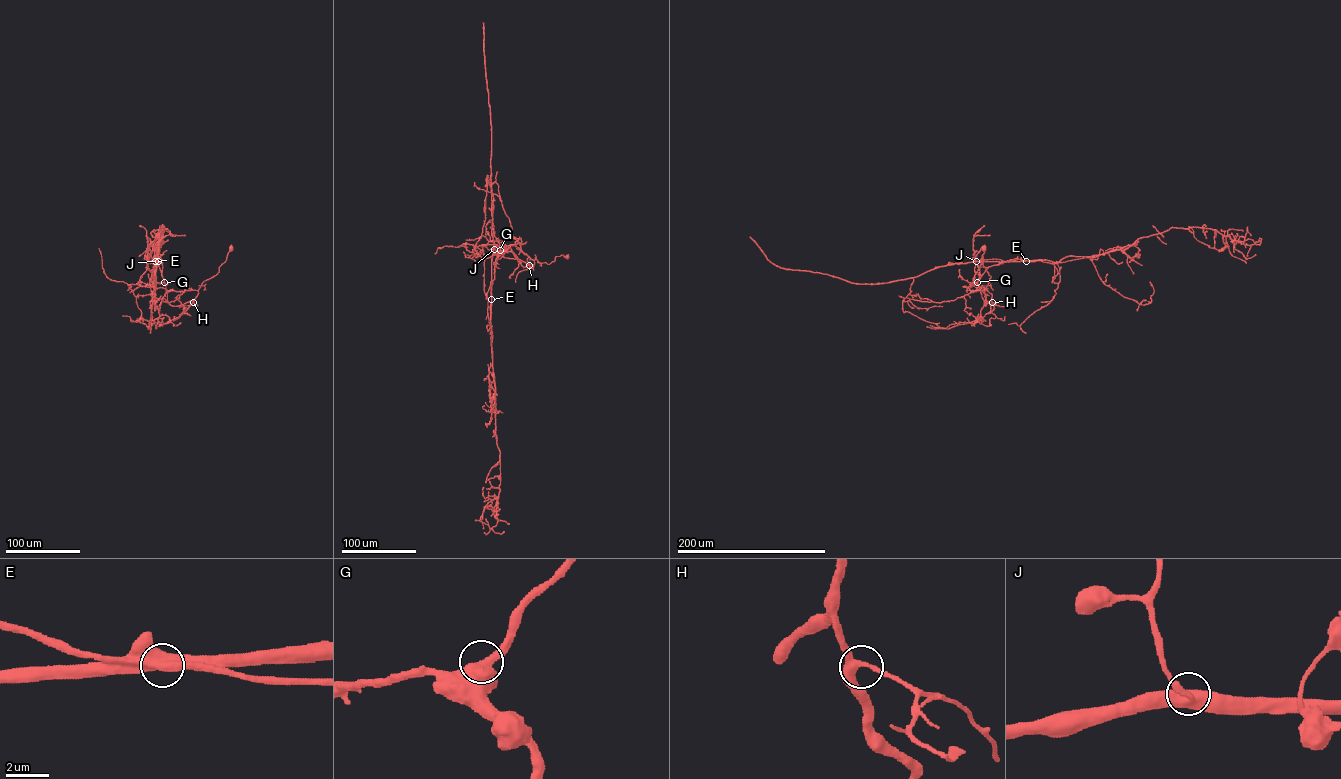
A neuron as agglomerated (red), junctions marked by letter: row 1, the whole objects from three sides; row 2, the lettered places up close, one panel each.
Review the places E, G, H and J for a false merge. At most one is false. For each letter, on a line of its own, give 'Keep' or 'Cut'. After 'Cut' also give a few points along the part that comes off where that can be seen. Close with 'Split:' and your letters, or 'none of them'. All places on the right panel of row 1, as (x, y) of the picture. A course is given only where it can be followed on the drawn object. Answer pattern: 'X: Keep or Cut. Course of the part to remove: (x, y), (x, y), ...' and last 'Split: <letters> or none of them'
E: Cut. Course of the part to remove: (1026, 261), (1014, 259), (989, 266), (968, 288), (977, 291), (952, 300), (909, 299), (919, 308), (943, 306)
G: Keep
H: Keep
J: Keep
Split: E

